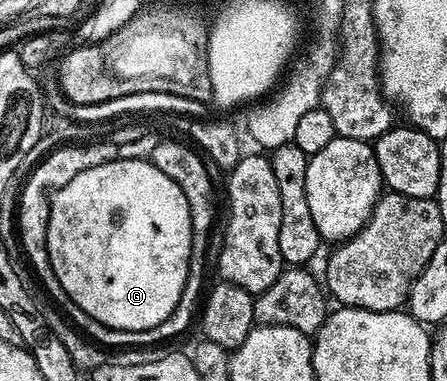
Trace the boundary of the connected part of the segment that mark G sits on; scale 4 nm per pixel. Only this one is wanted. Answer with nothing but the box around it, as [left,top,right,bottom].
[48,156,191,330]

